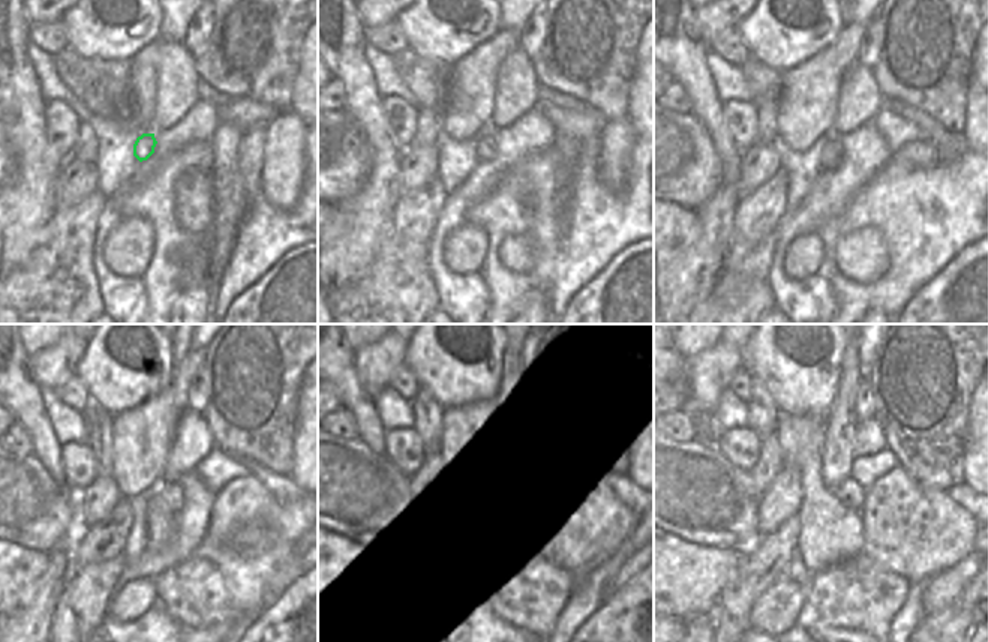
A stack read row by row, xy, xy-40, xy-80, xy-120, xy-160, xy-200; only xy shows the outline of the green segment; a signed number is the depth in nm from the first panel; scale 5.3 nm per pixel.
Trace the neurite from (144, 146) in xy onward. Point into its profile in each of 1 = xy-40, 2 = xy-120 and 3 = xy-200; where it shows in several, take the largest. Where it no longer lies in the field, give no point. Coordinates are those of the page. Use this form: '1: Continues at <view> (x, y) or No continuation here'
1: Continues at xy-40 (485, 146)
2: Continues at xy-120 (165, 500)
3: Continues at xy-200 (850, 494)

